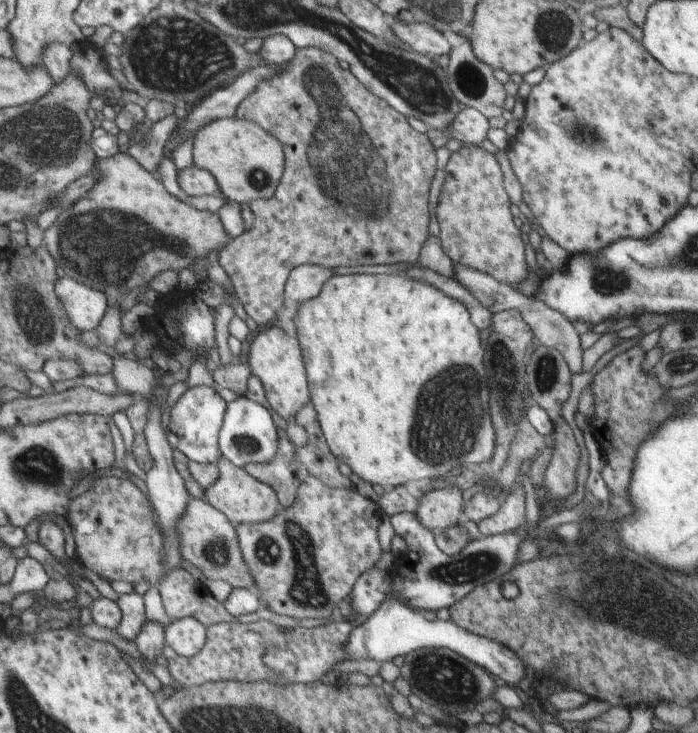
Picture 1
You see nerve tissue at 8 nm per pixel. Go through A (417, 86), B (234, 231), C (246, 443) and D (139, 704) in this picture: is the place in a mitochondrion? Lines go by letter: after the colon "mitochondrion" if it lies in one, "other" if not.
A: mitochondrion
B: other
C: mitochondrion
D: other

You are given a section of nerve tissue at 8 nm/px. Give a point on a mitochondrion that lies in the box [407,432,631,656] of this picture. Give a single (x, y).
(456, 573)

